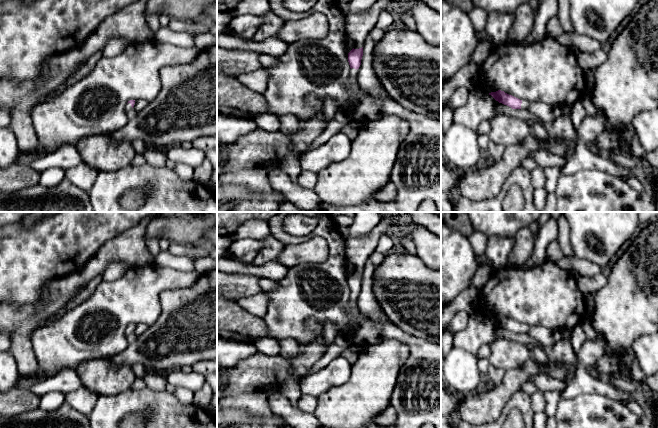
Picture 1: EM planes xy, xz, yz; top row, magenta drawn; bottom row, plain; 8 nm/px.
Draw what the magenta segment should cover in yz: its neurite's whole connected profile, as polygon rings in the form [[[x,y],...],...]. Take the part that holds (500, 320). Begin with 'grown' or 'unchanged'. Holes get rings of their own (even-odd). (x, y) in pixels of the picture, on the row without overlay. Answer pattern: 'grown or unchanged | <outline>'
grown | [[[501,314],[491,316],[489,319],[491,319],[499,327],[507,329],[512,333],[522,333],[529,335],[542,346],[551,346],[556,344],[562,338],[571,338],[571,330],[550,330],[543,326],[522,325]]]

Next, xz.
grown | [[[363,271],[359,273],[353,272],[348,277],[348,286],[351,292],[351,297],[350,297],[350,305],[347,309],[347,313],[350,316],[356,316],[359,312],[356,297],[361,289],[362,280],[363,280]]]

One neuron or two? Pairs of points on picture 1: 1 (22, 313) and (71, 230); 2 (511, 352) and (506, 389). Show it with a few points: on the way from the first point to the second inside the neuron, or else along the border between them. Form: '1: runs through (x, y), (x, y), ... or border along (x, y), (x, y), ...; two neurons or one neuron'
1: border along (44, 288), (41, 298), (34, 303), (10, 304); two neurons
2: border along (529, 357), (520, 366), (506, 371); two neurons

